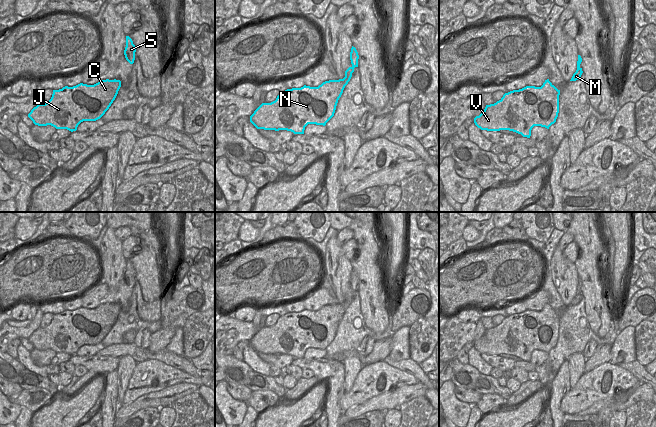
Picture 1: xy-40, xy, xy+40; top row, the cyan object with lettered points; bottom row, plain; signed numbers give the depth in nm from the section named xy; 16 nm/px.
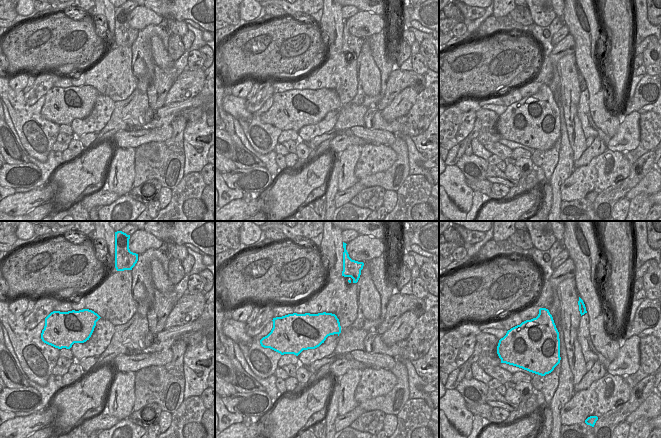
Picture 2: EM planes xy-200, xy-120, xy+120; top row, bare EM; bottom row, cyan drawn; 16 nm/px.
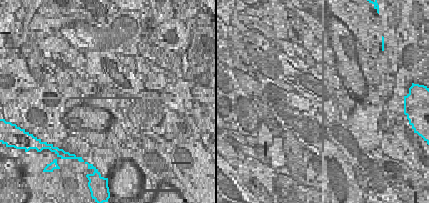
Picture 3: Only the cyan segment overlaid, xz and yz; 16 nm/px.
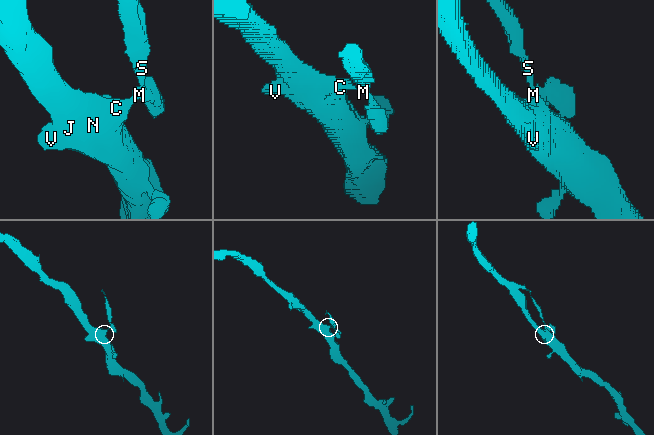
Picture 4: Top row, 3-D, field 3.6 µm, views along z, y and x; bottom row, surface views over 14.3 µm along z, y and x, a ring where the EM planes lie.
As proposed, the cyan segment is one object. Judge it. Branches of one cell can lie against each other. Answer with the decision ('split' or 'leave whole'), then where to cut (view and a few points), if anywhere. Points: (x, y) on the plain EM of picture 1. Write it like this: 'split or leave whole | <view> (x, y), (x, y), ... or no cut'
leave whole | no cut

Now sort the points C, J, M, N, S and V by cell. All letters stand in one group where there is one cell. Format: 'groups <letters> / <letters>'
groups C J M N S V

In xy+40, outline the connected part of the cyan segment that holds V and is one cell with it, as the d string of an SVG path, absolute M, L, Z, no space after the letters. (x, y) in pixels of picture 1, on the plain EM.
M549 303L541 311L526 310L505 317L494 328L486 329L484 335L474 342L481 354L509 354L530 362L534 350L549 353L559 337L558 314Z

